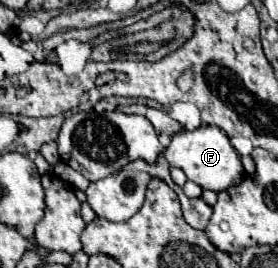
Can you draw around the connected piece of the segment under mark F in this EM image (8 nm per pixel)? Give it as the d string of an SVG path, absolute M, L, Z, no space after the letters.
M201 125L195 131L181 131L173 135L171 145L165 149L165 157L171 167L183 169L187 179L197 183L201 189L221 191L221 189L241 183L245 177L239 153L229 143L229 137L215 125Z

